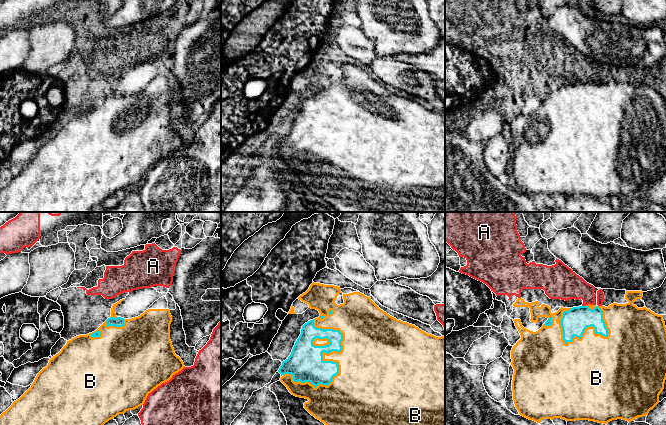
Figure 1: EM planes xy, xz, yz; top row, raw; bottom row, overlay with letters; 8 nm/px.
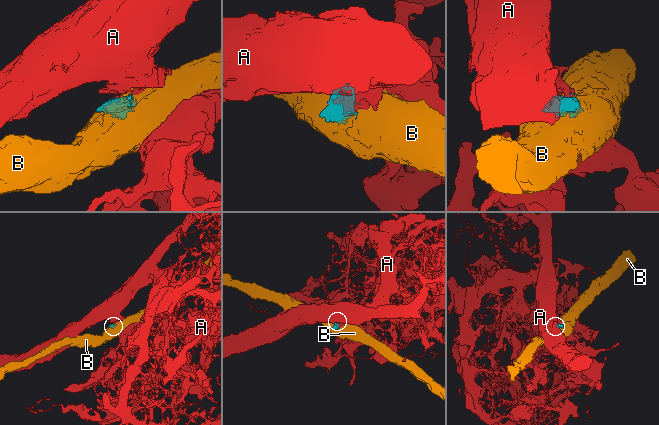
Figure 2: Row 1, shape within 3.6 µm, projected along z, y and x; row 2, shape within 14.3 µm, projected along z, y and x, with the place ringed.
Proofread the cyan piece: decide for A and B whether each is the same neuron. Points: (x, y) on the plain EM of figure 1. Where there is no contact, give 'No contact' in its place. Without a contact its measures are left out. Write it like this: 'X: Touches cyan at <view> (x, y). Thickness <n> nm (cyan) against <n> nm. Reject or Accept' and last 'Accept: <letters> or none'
A: Touches cyan at yz (584, 82). Thickness 200 nm (cyan) against 240 nm. Reject
B: Touches cyan at xz (338, 147). Thickness 260 nm (cyan) against 500 nm. Accept
Accept: B

